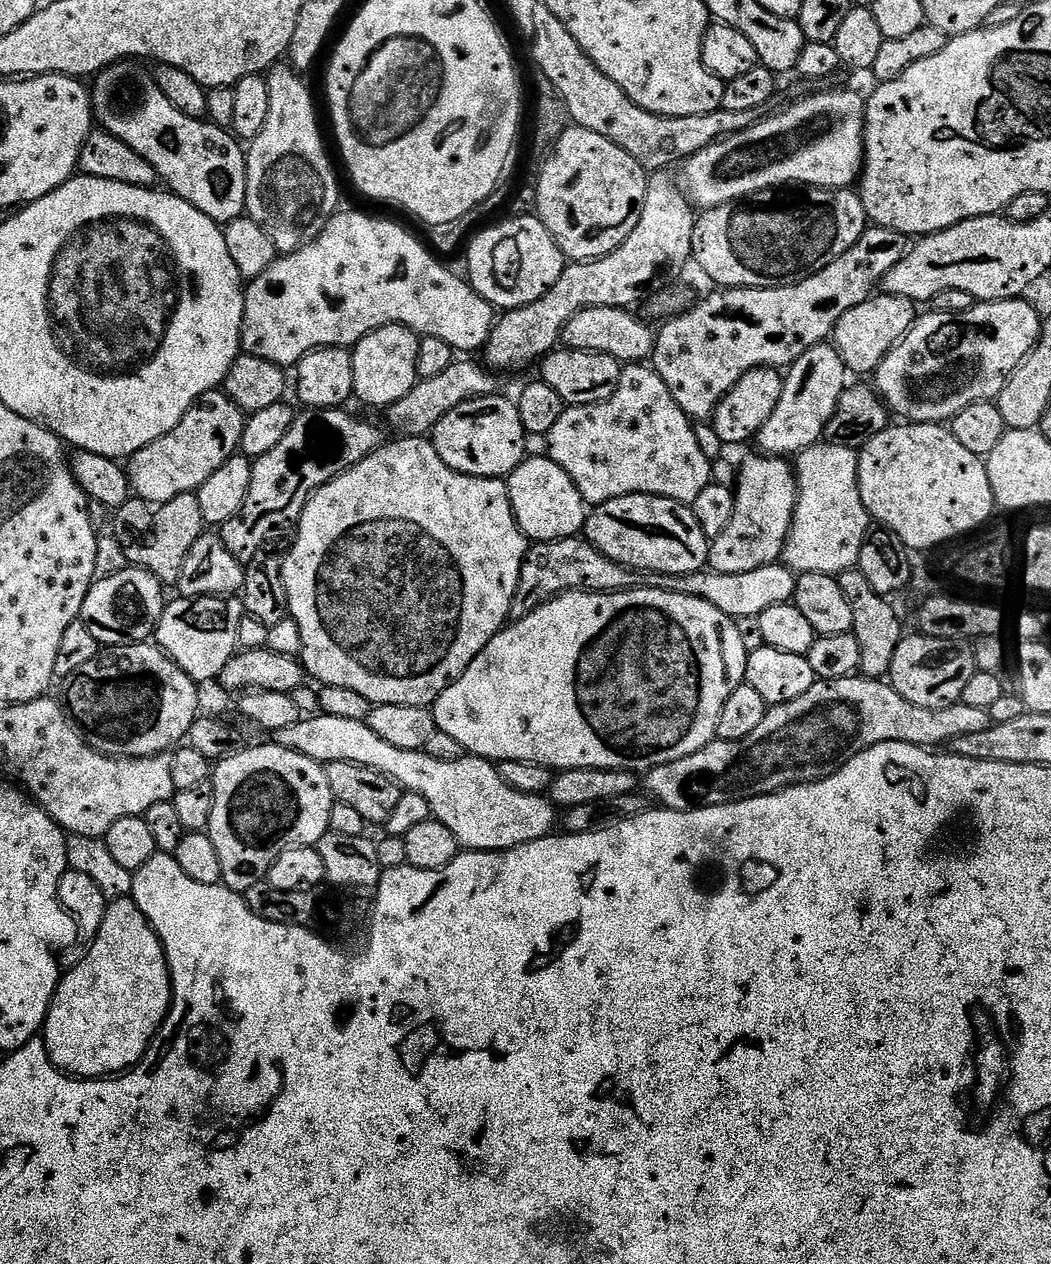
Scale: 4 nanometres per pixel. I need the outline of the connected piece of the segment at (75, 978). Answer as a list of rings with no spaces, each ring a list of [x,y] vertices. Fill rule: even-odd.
[[[113,899],[102,918],[96,939],[87,945],[84,957],[60,977],[42,1029],[50,1062],[69,1078],[115,1078],[135,1068],[147,1056],[148,1047],[164,1027],[171,1006],[172,973],[168,970],[168,957],[158,934],[132,899]]]

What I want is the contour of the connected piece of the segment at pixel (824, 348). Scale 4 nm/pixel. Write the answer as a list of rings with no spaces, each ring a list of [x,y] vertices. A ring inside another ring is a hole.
[[[831,343],[816,344],[787,369],[784,390],[774,414],[762,426],[758,443],[768,454],[799,454],[824,440],[824,431],[836,414],[836,407],[849,383],[850,373],[843,357]],[[848,380],[848,381],[847,381]]]

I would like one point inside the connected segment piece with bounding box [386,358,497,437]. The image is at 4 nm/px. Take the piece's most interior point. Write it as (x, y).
(429, 401)

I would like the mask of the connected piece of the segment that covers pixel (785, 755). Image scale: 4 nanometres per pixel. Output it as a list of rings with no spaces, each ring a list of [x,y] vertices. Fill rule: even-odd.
[[[853,674],[846,678],[838,678],[837,680],[817,679],[815,684],[810,686],[810,690],[806,690],[806,694],[802,694],[802,698],[794,698],[794,702],[786,702],[785,704],[773,704],[769,707],[768,712],[762,718],[760,725],[750,734],[746,734],[746,738],[741,740],[721,740],[719,738],[710,741],[702,750],[698,750],[694,754],[690,754],[686,758],[678,758],[669,764],[663,764],[657,768],[653,768],[651,772],[643,777],[642,784],[646,789],[649,797],[660,799],[659,803],[663,807],[674,810],[675,812],[689,812],[691,808],[710,806],[722,806],[723,804],[733,804],[739,800],[749,800],[752,796],[769,796],[772,792],[778,792],[781,788],[791,788],[793,784],[813,784],[815,780],[826,776],[831,776],[841,764],[844,764],[850,758],[854,758],[858,753],[864,752],[867,748],[878,746],[882,742],[906,742],[913,744],[919,748],[929,750],[935,749],[936,744],[951,742],[957,736],[965,736],[966,734],[982,734],[982,730],[992,727],[994,723],[993,713],[989,710],[977,710],[975,706],[966,706],[965,704],[952,704],[948,708],[927,708],[926,706],[914,706],[914,702],[910,702],[906,698],[902,698],[902,694],[898,694],[892,688],[891,683],[885,682],[883,679],[870,680],[863,674]]]

